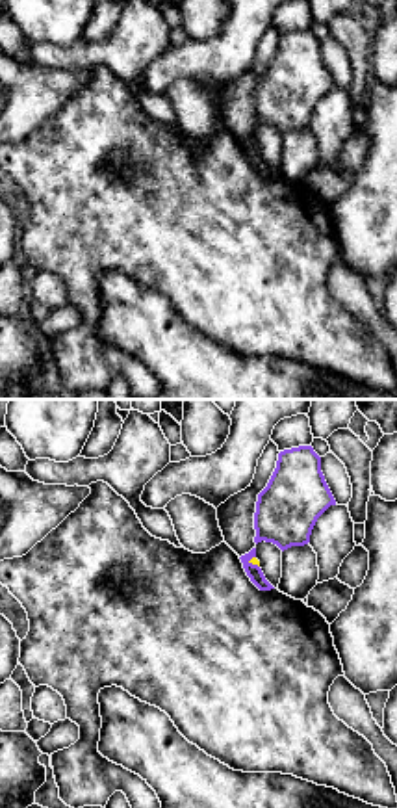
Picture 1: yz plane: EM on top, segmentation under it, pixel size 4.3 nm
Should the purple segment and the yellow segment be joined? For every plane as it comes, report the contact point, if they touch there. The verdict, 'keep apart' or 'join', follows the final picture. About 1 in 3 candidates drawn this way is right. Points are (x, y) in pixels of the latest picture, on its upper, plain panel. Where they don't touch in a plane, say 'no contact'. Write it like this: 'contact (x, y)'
contact (251, 147)

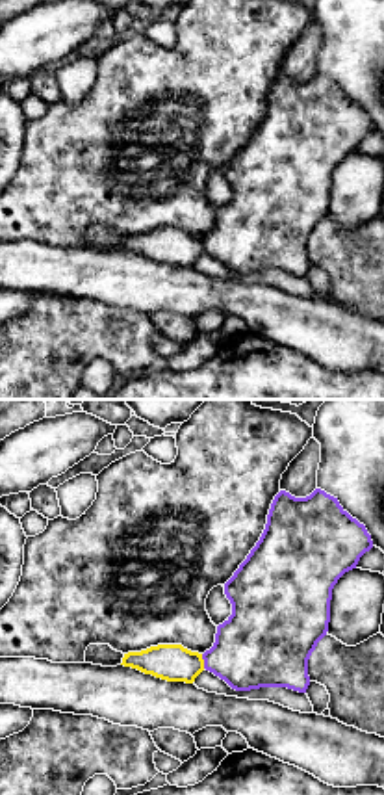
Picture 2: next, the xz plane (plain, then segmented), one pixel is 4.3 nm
contact (204, 246)

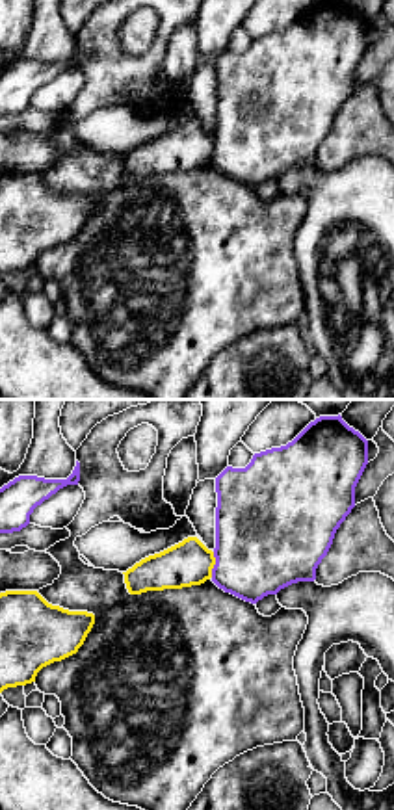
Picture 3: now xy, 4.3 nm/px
contact (214, 149)

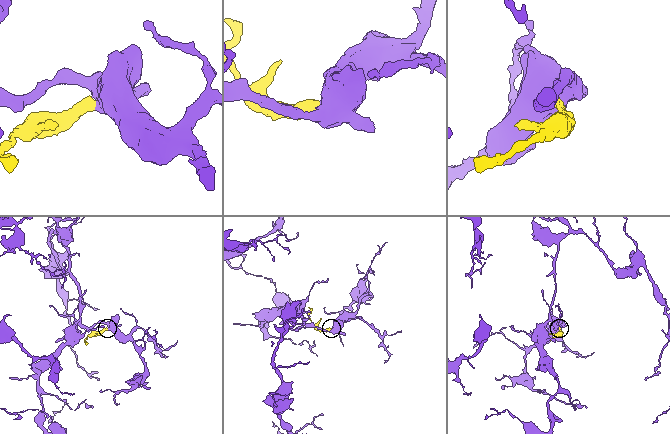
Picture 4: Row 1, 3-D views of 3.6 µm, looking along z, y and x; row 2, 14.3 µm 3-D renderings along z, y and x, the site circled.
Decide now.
keep apart

